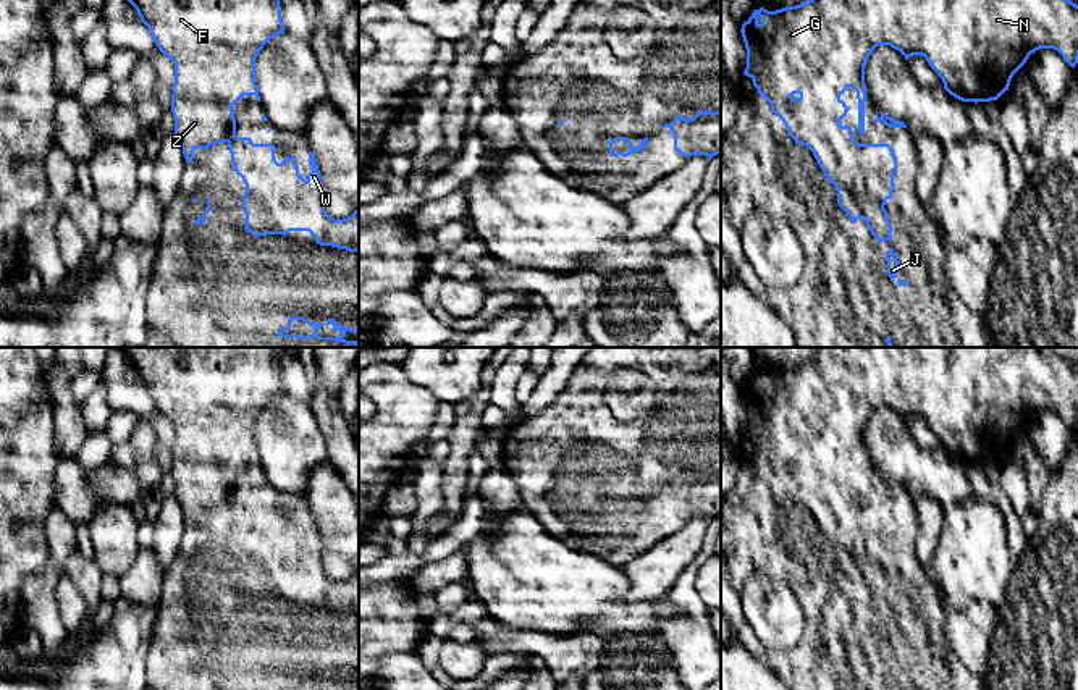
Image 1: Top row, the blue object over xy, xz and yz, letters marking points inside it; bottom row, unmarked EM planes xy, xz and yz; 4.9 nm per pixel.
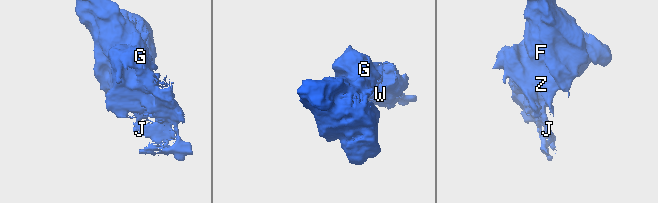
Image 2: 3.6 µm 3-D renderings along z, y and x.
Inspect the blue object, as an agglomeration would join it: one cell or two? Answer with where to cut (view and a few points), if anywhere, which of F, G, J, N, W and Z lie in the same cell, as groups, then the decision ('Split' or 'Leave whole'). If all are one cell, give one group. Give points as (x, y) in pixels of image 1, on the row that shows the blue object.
No split. Groups: F G J N W Z. Leave whole

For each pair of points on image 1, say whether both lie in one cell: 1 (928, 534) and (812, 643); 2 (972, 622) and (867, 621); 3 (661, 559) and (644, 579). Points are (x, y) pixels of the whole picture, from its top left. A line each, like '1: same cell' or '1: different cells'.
1: different cells
2: different cells
3: same cell

